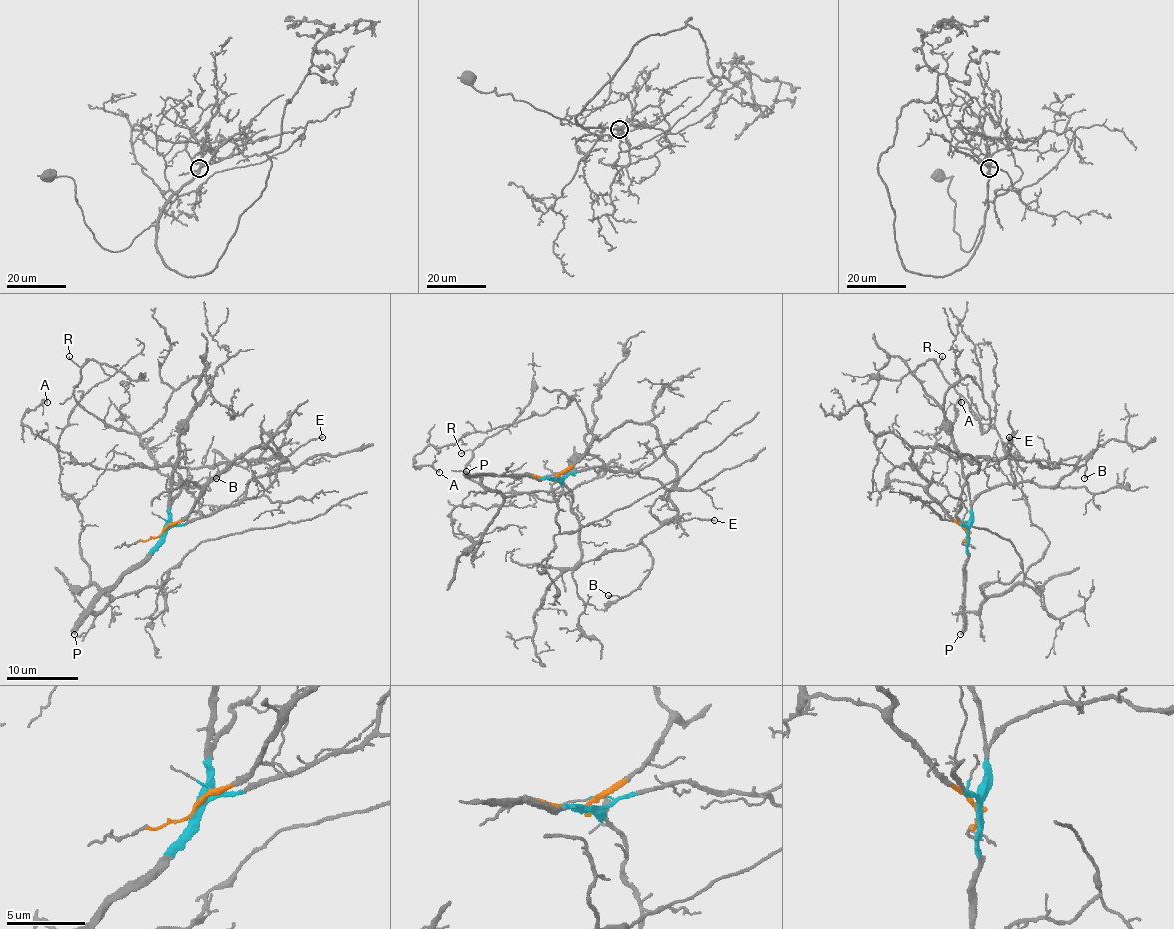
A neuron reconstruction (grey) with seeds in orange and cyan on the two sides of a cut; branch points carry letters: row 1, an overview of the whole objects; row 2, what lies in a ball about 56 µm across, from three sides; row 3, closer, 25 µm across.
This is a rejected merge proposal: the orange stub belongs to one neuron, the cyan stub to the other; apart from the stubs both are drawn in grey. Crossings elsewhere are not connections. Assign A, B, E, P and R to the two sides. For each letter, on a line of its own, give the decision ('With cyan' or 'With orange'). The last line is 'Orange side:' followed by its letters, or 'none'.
A: With orange
B: With orange
E: With orange
P: With cyan
R: With cyan
Orange side: A, B, E

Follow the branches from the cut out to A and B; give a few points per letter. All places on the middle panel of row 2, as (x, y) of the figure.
A: (554, 478), (581, 458), (592, 438), (574, 399), (443, 447), (428, 445), (414, 458), (414, 465), (439, 472)
B: (554, 478), (626, 422), (655, 427), (676, 471), (676, 514), (642, 539), (649, 575), (608, 595)

